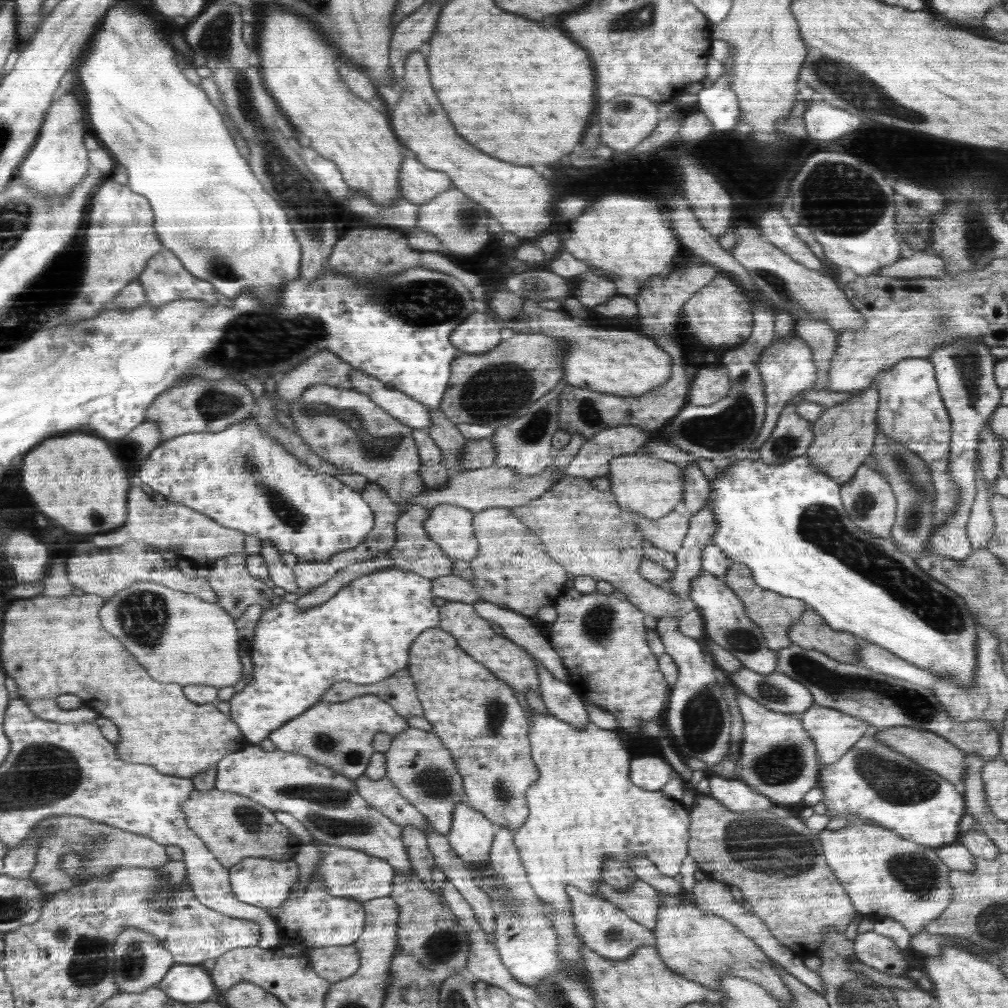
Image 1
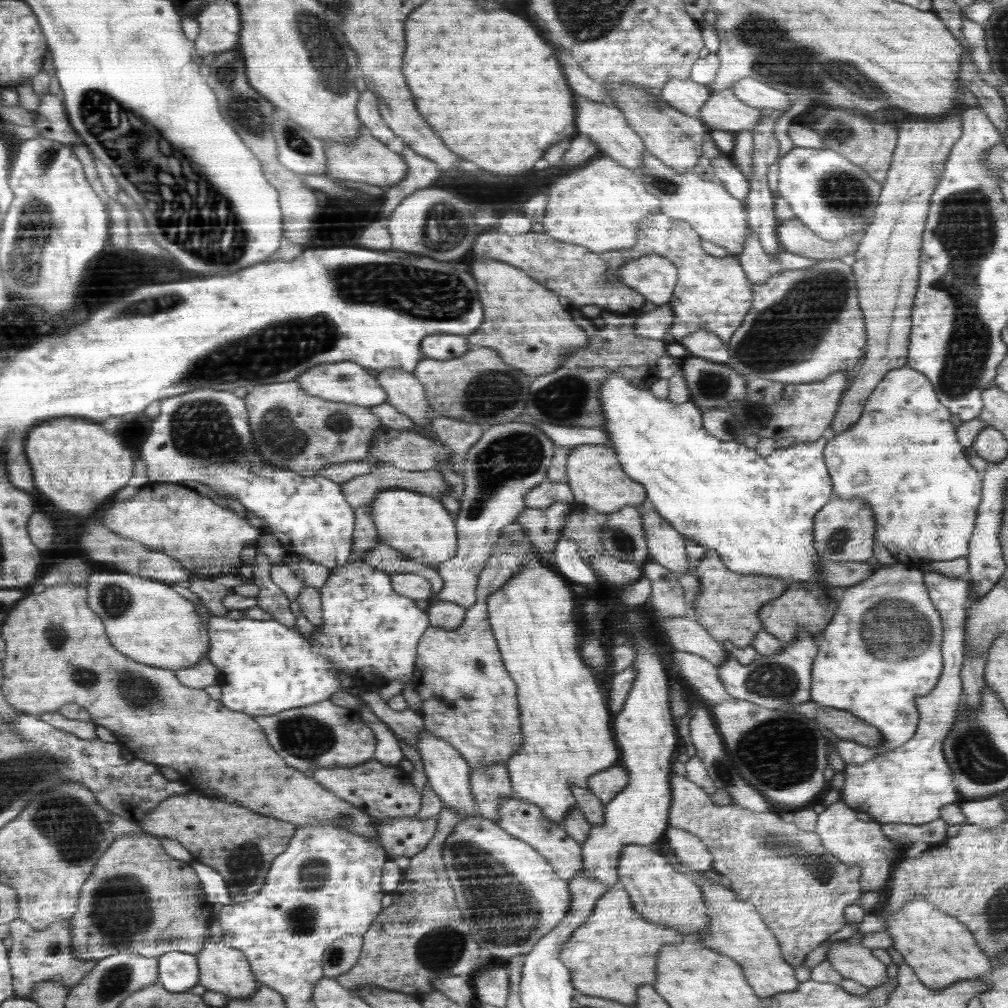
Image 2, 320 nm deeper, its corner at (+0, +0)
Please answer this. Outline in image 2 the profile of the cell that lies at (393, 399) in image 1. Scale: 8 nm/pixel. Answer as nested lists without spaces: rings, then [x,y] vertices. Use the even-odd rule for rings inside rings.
[[[343,360],[342,362],[317,364],[299,374],[296,382],[302,384],[302,389],[312,396],[320,396],[324,400],[339,403],[366,405],[370,408],[378,404],[388,404],[387,392],[378,384],[375,376],[368,372],[368,369],[352,362]]]

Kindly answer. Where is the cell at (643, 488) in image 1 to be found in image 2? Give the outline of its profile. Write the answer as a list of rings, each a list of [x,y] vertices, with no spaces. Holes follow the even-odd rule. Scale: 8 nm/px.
[[[610,444],[582,445],[571,448],[566,459],[567,483],[571,488],[574,501],[589,505],[601,513],[611,513],[622,507],[642,505],[648,496],[645,485],[634,480],[621,467],[621,461],[616,455],[616,449]]]

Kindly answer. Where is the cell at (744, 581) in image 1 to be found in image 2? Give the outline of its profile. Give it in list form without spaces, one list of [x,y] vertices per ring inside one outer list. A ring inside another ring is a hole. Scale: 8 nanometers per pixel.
[[[714,553],[704,555],[696,562],[696,571],[698,575],[697,603],[694,604],[694,610],[689,611],[690,615],[698,624],[703,625],[710,634],[713,640],[724,645],[726,641],[730,641],[737,648],[746,648],[755,642],[755,639],[761,631],[765,630],[765,624],[761,620],[760,612],[763,606],[766,606],[770,600],[780,599],[780,596],[789,588],[787,580],[782,580],[776,577],[739,573],[733,569],[729,569],[724,561]]]

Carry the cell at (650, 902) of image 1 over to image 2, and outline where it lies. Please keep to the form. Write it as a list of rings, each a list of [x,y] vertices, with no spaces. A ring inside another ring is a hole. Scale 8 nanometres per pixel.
[[[508,797],[501,804],[500,813],[501,818],[497,820],[497,825],[513,837],[518,837],[526,841],[526,844],[533,845],[553,865],[559,877],[569,881],[574,878],[574,875],[581,875],[581,872],[585,870],[581,842],[574,840],[564,827],[546,817],[539,806],[534,803],[525,803],[525,800],[517,797]]]

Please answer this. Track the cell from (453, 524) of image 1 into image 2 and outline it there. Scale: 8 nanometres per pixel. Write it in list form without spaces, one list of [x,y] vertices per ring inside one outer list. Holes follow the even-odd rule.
[[[390,489],[380,492],[370,509],[381,542],[397,549],[405,558],[436,568],[456,554],[457,528],[454,528],[454,520],[450,518],[448,510],[430,495],[406,489]]]

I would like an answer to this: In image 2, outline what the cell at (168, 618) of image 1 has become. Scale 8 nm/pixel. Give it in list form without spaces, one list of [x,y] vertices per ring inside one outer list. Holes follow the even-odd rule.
[[[101,570],[91,576],[88,589],[90,606],[107,624],[113,645],[130,658],[176,673],[207,658],[211,638],[198,628],[194,604],[182,598],[171,583],[130,572]]]

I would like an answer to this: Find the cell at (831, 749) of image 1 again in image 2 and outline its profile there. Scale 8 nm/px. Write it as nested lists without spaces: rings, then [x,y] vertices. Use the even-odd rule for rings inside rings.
[[[897,563],[878,569],[865,581],[847,587],[839,602],[836,616],[818,639],[820,646],[814,659],[812,673],[812,702],[851,712],[860,720],[875,726],[882,732],[884,744],[880,748],[866,748],[857,741],[838,739],[831,731],[824,730],[827,740],[825,752],[830,753],[830,764],[835,772],[844,771],[844,765],[864,764],[877,756],[902,747],[917,734],[920,722],[914,700],[926,696],[940,682],[942,671],[942,626],[937,608],[930,601],[919,568]]]

